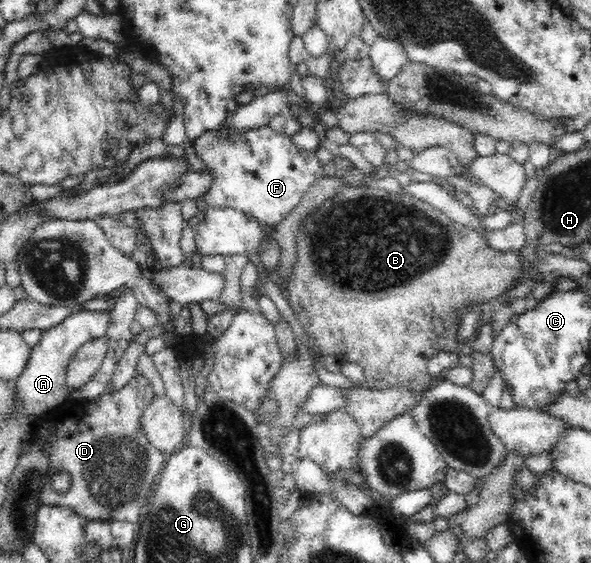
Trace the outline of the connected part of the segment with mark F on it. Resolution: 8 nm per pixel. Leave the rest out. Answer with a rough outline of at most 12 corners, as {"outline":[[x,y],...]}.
{"outline":[[270,125],[194,152],[207,208],[278,225],[324,177],[316,153]]}

